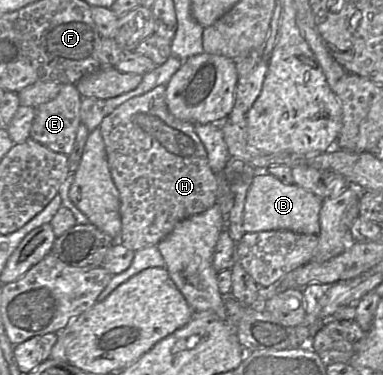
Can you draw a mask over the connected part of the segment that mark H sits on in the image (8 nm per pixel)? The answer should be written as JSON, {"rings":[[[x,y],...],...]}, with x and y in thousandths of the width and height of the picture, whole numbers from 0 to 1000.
{"rings":[[[433,229],[352,256],[292,301],[261,336],[292,480],[311,512],[316,616],[308,643],[347,669],[407,656],[475,587],[527,568],[564,541],[569,467],[551,451],[538,397],[507,352],[507,333],[444,301],[433,277]]]}

